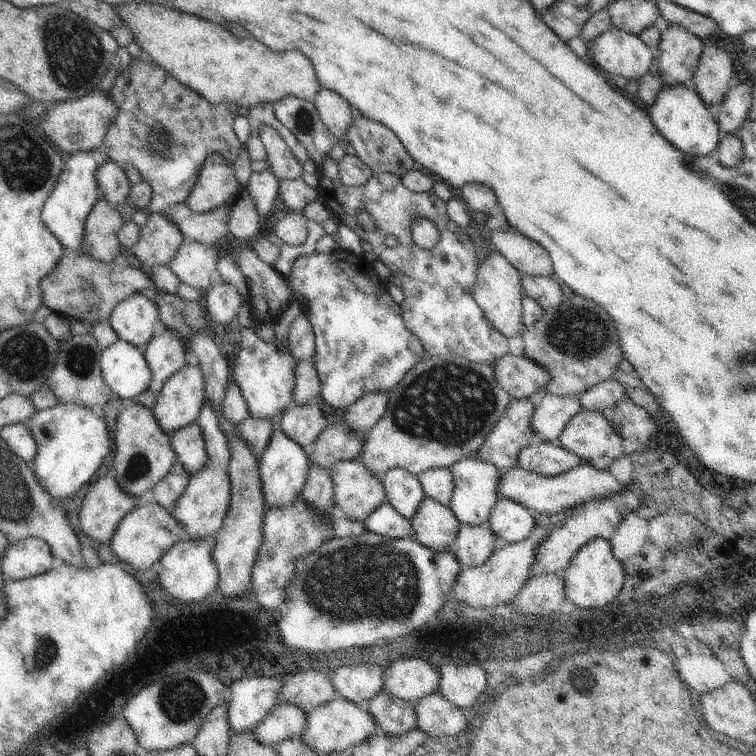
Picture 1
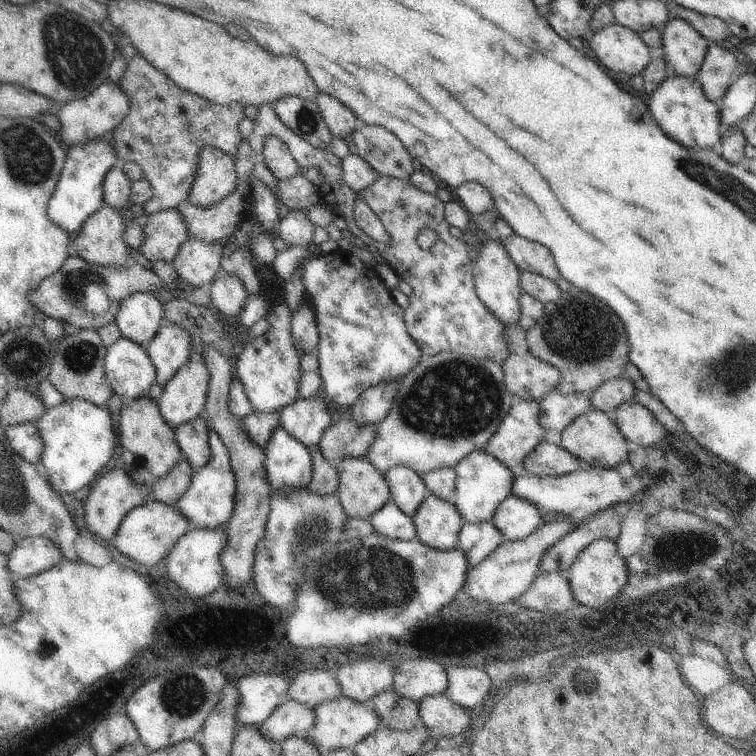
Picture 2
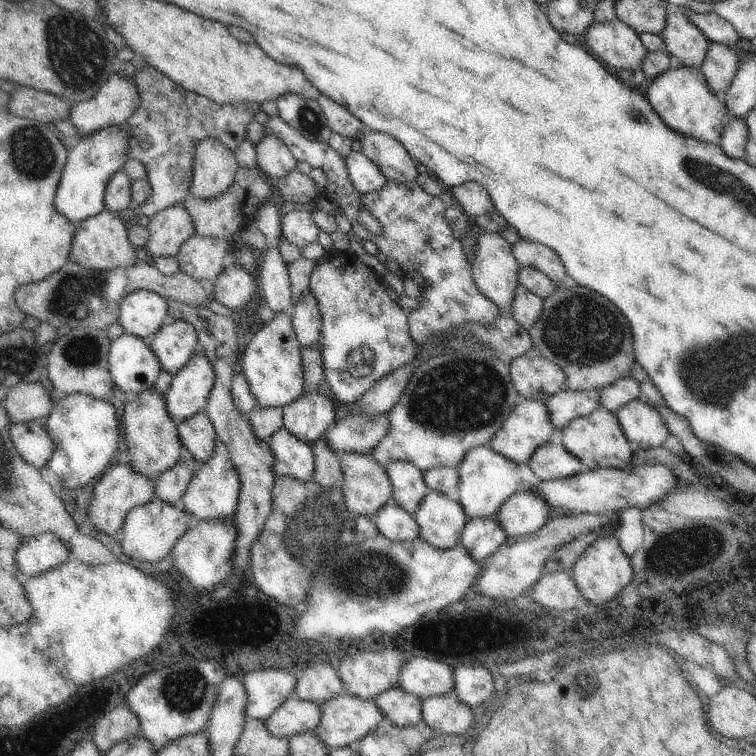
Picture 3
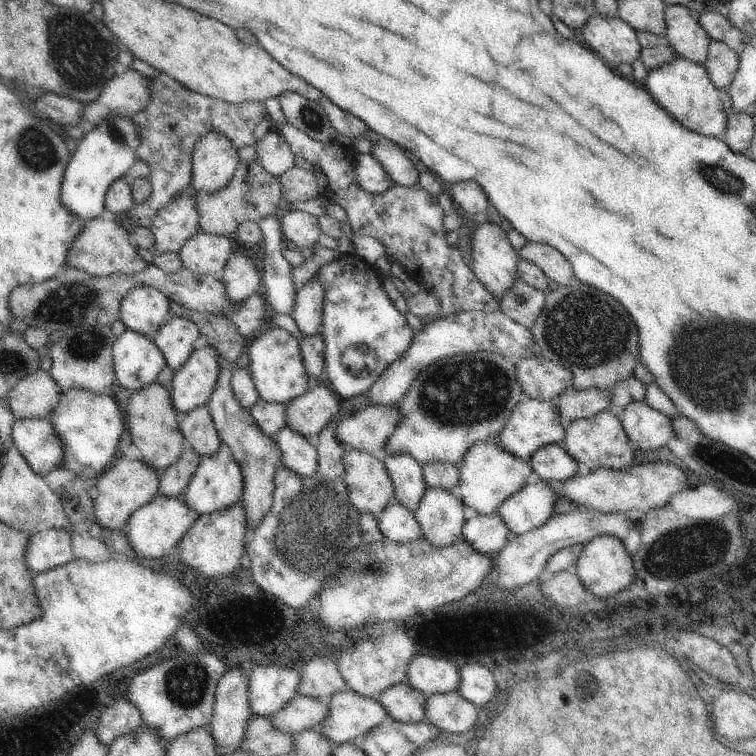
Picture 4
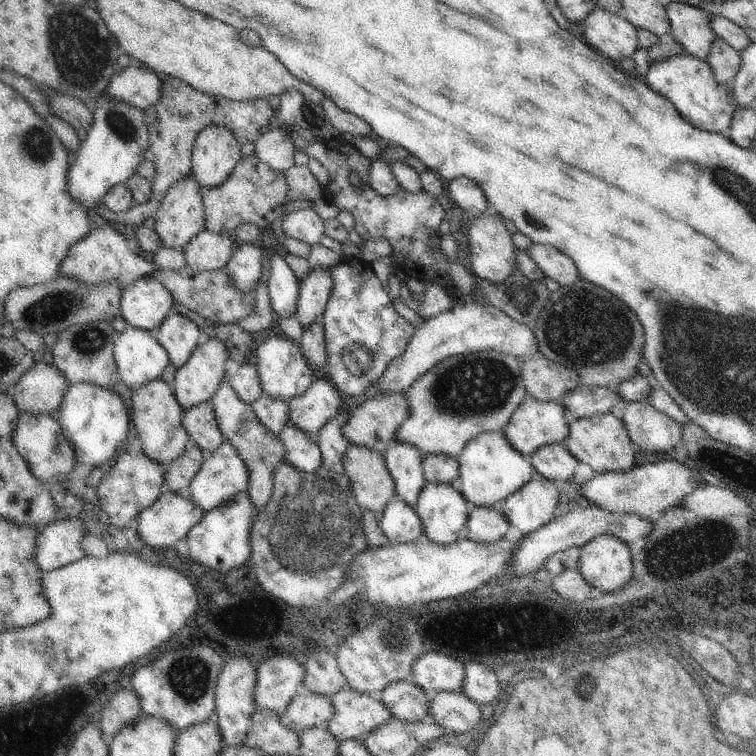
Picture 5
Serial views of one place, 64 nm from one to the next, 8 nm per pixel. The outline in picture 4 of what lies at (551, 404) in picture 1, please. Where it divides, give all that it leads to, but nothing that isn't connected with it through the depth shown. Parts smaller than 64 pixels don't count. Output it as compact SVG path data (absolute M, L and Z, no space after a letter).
M592 387L586 390L567 388L554 401L560 410L560 420L567 426L581 418L596 416L599 412L609 409L612 404L610 391Z

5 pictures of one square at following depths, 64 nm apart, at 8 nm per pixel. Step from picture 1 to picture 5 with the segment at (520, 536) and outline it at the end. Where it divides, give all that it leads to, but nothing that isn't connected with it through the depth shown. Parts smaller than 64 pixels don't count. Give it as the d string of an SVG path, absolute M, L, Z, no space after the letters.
M542 477L530 480L498 508L509 526L528 535L553 520L558 502L557 483Z

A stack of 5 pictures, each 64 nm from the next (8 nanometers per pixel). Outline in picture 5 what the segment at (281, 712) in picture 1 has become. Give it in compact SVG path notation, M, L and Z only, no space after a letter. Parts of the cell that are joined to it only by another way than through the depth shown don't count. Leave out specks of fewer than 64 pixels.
M314 694L294 696L279 722L286 729L300 734L313 727L325 726L333 718L333 705L328 697Z

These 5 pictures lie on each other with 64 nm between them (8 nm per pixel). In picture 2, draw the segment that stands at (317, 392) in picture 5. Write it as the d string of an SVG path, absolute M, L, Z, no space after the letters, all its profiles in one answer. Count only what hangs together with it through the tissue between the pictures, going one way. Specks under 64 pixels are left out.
M323 398L298 399L280 414L280 426L308 448L317 446L324 431L331 426L331 415Z

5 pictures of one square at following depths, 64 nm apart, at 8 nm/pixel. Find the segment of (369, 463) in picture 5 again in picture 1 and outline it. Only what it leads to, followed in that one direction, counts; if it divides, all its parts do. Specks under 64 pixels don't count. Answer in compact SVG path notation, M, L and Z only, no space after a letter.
M359 459L338 461L329 470L338 514L363 521L386 502L381 477L372 474Z

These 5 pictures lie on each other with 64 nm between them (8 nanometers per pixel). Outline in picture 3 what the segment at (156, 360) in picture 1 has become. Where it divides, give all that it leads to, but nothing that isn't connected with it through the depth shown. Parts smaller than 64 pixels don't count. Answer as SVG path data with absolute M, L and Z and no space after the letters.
M167 321L149 340L161 370L176 375L195 353L196 330L185 321Z

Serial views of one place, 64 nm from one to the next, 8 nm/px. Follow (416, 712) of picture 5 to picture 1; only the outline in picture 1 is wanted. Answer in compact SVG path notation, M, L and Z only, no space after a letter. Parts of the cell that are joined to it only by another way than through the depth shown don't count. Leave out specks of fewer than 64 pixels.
M385 691L379 692L365 705L374 716L378 731L388 736L402 736L417 727L414 704L398 698L390 698Z

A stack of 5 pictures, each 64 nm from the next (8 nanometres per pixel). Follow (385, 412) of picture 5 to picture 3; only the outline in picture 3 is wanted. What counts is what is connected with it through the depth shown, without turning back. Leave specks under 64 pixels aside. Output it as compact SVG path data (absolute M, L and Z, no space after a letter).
M389 413L374 417L348 415L323 434L328 446L338 455L348 452L372 455L380 440L388 434Z

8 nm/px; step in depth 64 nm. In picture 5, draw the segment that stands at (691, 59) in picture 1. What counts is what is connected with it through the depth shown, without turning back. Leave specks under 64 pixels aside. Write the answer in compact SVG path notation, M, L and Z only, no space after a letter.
M667 2L666 5L666 12L670 18L670 32L674 40L690 56L700 60L707 58L712 42L717 37L710 28L712 14L692 4Z

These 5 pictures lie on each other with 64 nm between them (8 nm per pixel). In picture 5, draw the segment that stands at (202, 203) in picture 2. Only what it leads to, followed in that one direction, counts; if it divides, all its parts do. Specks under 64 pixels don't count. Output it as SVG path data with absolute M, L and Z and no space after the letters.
M210 124L195 140L191 174L201 187L216 188L228 180L240 158L236 136L226 126Z

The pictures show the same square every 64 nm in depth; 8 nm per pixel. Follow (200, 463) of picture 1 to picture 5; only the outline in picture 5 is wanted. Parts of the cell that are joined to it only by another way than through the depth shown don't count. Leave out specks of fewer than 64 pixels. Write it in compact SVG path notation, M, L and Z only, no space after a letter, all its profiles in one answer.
M211 401L196 404L185 411L182 419L182 427L191 444L198 446L206 455L218 451L225 442L218 426Z

